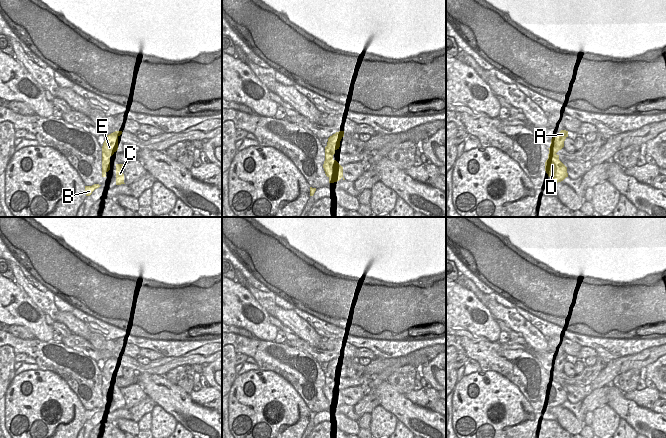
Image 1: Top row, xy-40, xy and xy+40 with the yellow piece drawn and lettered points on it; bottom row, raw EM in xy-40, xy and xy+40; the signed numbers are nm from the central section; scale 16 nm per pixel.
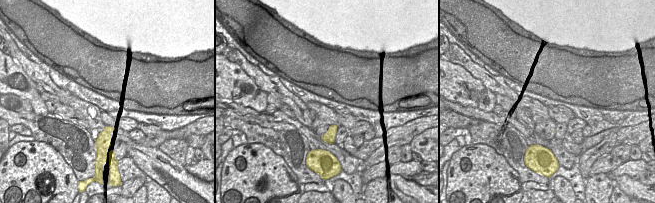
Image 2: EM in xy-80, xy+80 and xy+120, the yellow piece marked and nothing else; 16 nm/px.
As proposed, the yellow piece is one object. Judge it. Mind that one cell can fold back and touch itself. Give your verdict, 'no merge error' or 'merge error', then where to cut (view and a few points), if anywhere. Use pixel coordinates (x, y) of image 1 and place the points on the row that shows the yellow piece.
no merge error; no cut

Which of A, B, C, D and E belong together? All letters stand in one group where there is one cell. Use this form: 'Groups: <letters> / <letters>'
Groups: A B C D E

